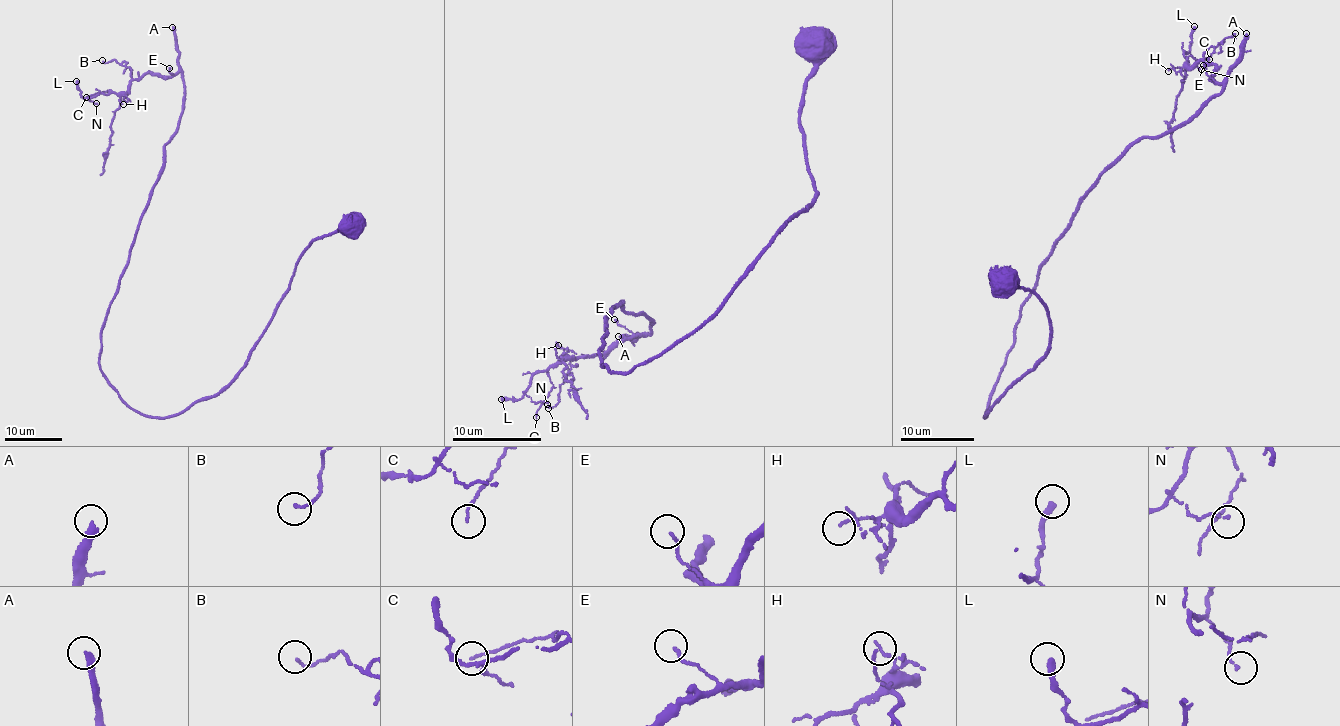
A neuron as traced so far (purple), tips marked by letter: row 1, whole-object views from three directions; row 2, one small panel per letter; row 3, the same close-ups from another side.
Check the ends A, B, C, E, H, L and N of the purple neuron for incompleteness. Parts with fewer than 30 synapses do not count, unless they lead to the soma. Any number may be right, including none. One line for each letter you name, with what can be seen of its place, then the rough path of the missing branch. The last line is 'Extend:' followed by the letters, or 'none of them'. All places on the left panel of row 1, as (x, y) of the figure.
A: place (172, 27)
Extend: A

